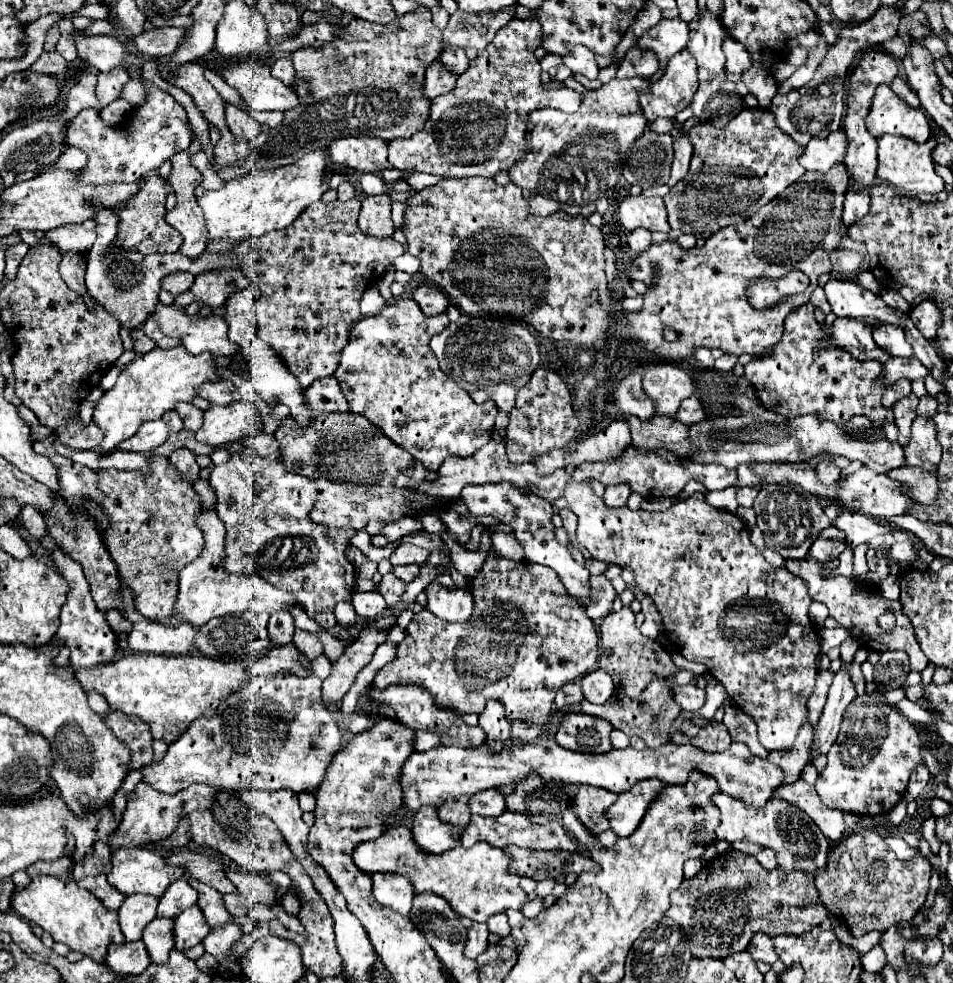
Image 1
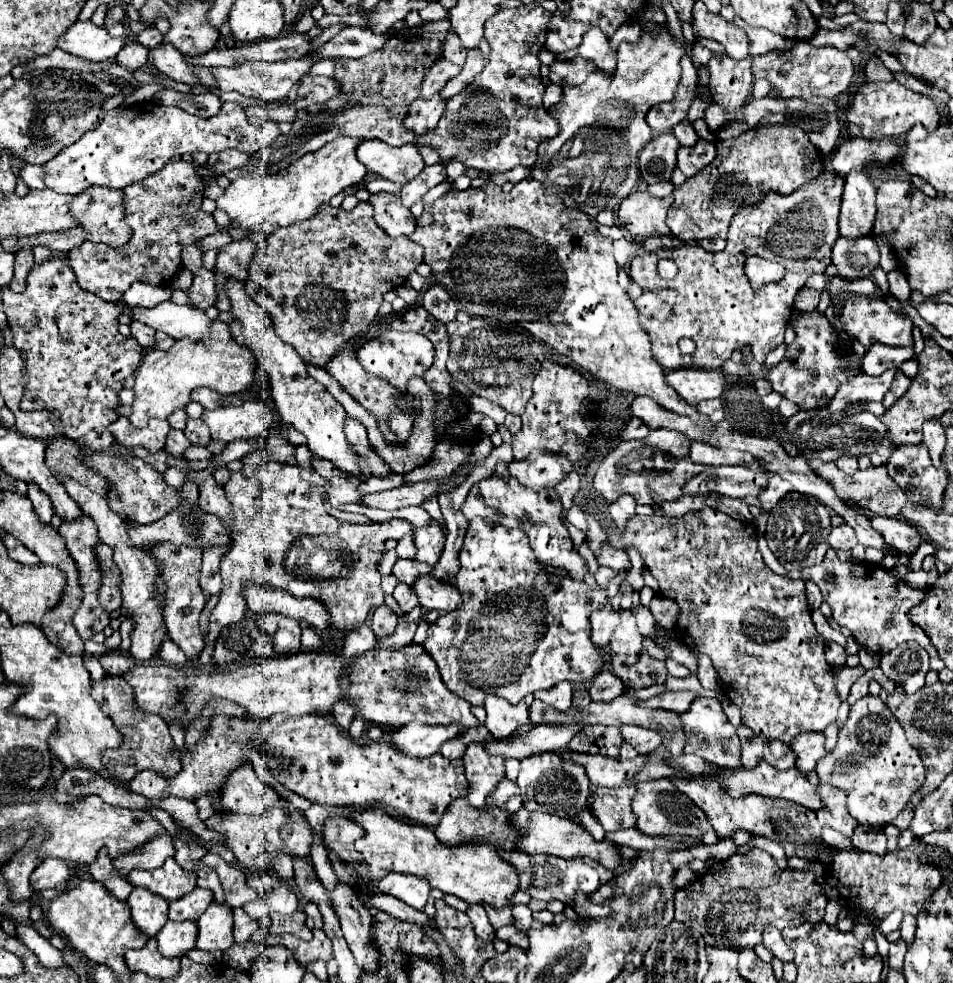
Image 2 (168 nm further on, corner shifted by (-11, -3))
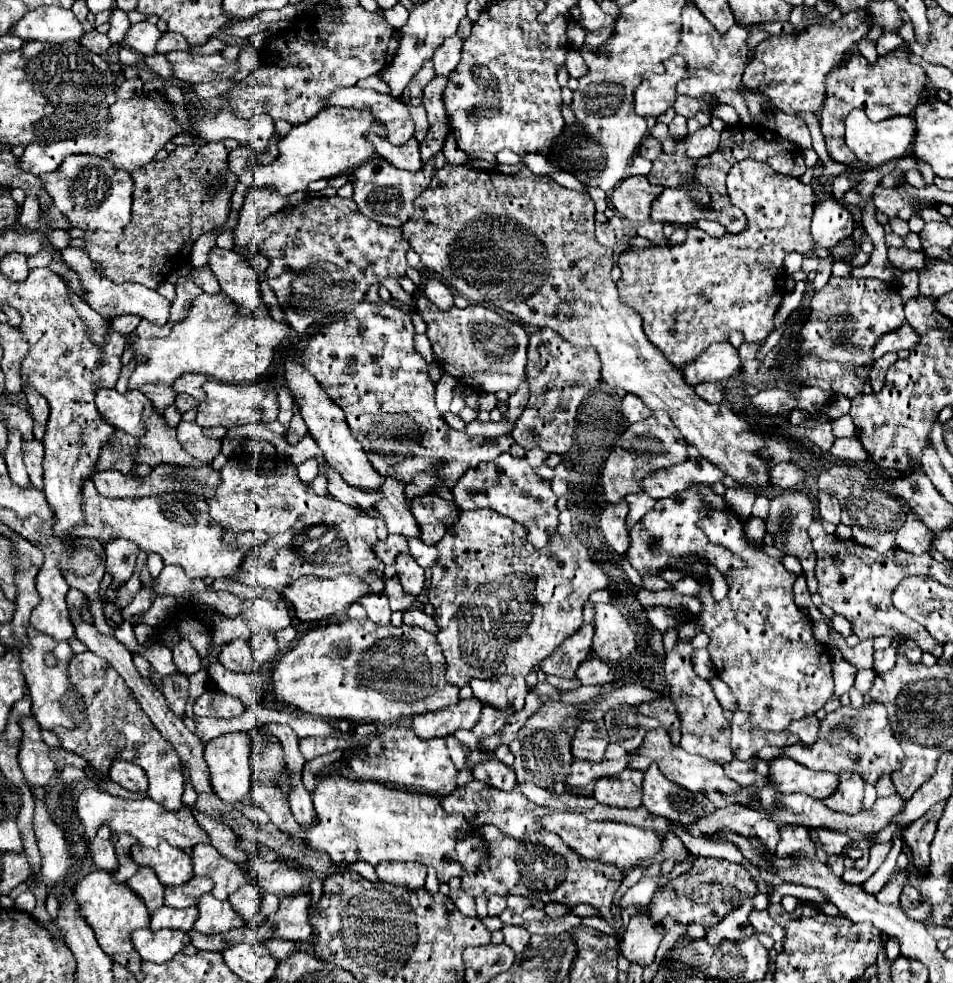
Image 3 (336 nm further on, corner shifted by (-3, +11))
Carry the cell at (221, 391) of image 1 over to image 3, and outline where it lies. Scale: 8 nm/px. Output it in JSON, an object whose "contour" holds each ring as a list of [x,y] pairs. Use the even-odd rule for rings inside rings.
{"contour":[[[188,373],[188,375],[182,375],[176,383],[174,383],[174,389],[176,393],[186,393],[194,399],[200,401],[200,397],[204,399],[204,391],[202,391],[202,385],[208,381],[208,377],[204,375],[198,375],[198,373]]]}

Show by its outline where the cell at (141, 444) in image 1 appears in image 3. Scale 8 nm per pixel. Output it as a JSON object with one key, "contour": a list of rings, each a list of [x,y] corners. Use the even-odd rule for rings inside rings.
{"contour":[[[116,389],[96,391],[96,407],[102,419],[106,419],[112,427],[124,429],[134,437],[140,437],[144,433],[142,411],[148,403],[148,397],[144,397],[142,393],[120,395]]]}

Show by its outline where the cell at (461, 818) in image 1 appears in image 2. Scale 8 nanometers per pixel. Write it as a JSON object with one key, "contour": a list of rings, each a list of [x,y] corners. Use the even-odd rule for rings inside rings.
{"contour":[[[470,743],[462,761],[466,767],[466,779],[470,783],[466,797],[474,807],[484,807],[494,783],[504,779],[504,757],[490,755],[484,743]]]}

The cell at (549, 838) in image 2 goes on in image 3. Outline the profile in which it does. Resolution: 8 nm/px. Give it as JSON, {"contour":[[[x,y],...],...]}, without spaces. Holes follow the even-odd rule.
{"contour":[[[550,812],[542,818],[542,827],[562,837],[562,841],[572,847],[580,857],[584,859],[596,859],[610,865],[616,865],[618,869],[634,869],[636,865],[650,861],[656,855],[656,843],[660,847],[660,837],[656,839],[656,833],[644,831],[640,827],[632,827],[626,823],[610,823],[610,821],[586,821],[584,817],[576,817],[570,813]]]}

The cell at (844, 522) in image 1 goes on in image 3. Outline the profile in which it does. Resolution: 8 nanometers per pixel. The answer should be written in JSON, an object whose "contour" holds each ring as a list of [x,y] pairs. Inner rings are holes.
{"contour":[[[908,513],[902,529],[896,533],[896,545],[908,553],[922,555],[930,549],[930,529],[924,529],[924,523],[914,513]]]}

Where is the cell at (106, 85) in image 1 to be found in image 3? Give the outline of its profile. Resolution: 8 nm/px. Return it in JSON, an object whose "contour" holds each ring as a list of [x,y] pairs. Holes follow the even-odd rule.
{"contour":[[[114,9],[112,15],[110,15],[110,31],[108,31],[110,41],[114,45],[122,45],[124,43],[124,33],[128,33],[128,29],[130,29],[130,21],[128,21],[126,11]]]}

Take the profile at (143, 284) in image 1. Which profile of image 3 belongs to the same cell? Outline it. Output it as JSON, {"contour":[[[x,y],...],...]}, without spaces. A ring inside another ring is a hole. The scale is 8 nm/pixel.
{"contour":[[[72,155],[56,169],[56,173],[42,175],[46,191],[52,197],[56,209],[64,213],[70,227],[84,231],[122,233],[131,221],[132,179],[128,171],[114,169],[110,161],[94,155]]]}

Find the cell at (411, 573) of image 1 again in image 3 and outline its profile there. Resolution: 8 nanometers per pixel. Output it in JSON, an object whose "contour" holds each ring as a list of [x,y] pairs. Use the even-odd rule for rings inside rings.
{"contour":[[[388,535],[386,541],[380,541],[374,545],[376,555],[386,563],[386,565],[394,565],[396,557],[406,549],[406,539],[402,535]]]}

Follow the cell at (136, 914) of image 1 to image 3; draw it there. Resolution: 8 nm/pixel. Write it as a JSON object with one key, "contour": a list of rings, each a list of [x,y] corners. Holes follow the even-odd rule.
{"contour":[[[140,867],[134,877],[126,881],[126,885],[144,901],[148,913],[154,913],[164,905],[164,885],[158,881],[156,873],[148,867]]]}

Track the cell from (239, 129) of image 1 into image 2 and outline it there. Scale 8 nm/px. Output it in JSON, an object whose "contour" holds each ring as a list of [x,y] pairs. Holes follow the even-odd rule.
{"contour":[[[146,101],[146,103],[134,103],[130,107],[118,107],[106,113],[106,117],[100,121],[100,125],[94,131],[88,131],[80,141],[76,141],[74,145],[70,145],[68,149],[64,149],[62,153],[58,153],[54,159],[50,159],[48,163],[42,165],[44,169],[44,183],[48,189],[56,191],[56,193],[64,193],[64,195],[78,195],[84,189],[92,187],[92,185],[102,185],[102,187],[112,187],[112,189],[124,189],[130,183],[142,181],[144,177],[154,175],[156,171],[160,171],[174,155],[182,155],[182,153],[194,153],[194,151],[202,151],[202,153],[220,153],[224,149],[238,149],[242,153],[254,155],[256,151],[268,147],[274,139],[276,139],[276,131],[268,133],[270,129],[266,127],[256,127],[252,123],[248,123],[244,109],[238,103],[224,103],[218,111],[218,115],[204,119],[204,117],[196,117],[186,113],[180,107],[166,107],[166,105],[158,105],[156,101]]]}

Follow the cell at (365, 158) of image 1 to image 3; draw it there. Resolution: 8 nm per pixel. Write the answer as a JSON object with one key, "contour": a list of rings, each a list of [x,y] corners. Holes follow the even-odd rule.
{"contour":[[[368,135],[368,141],[372,141],[374,151],[378,157],[384,157],[390,165],[394,165],[396,169],[408,169],[408,171],[418,171],[422,167],[422,159],[420,159],[420,145],[416,143],[416,139],[410,139],[404,145],[394,145],[390,143],[386,137],[380,135]]]}

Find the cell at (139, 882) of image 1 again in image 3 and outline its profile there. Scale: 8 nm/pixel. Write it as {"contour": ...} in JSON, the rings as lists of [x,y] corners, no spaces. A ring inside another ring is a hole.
{"contour":[[[162,841],[160,847],[150,849],[142,845],[132,847],[132,859],[136,865],[144,865],[156,871],[162,885],[182,885],[194,877],[192,859],[178,847],[172,847],[168,841]]]}

